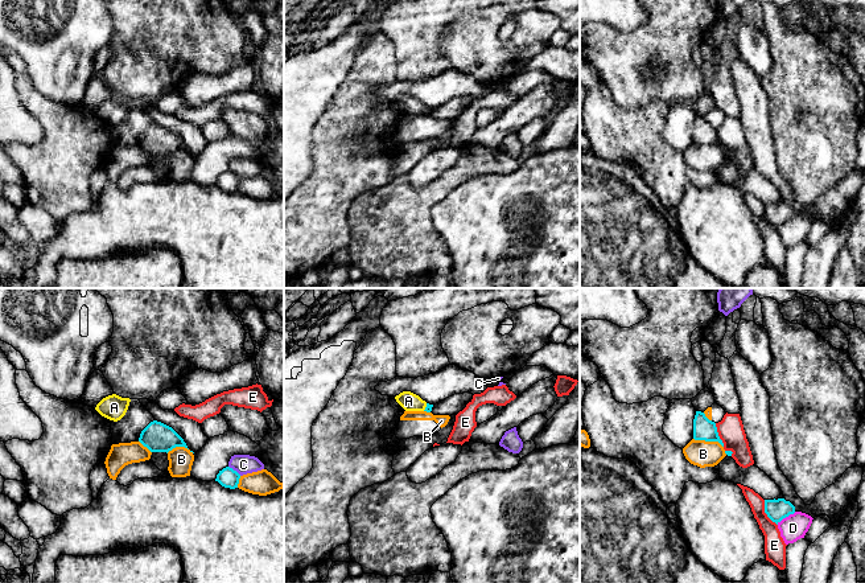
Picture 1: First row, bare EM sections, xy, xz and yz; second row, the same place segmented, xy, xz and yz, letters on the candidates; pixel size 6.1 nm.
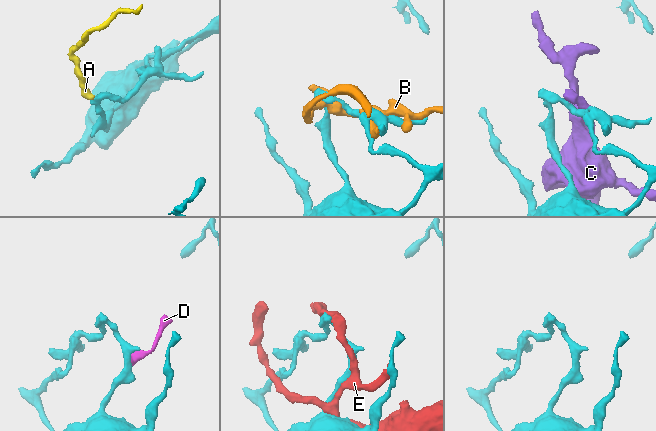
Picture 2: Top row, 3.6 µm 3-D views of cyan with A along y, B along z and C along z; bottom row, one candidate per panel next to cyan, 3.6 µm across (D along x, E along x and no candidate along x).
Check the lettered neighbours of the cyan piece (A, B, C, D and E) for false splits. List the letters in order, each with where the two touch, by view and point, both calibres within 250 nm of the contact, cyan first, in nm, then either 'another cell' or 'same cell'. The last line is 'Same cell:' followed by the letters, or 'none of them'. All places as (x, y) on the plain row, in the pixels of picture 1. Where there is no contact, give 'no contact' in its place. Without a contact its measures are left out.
A: xz (425, 111) | 50/110 nm | another cell
B: yz (708, 144) | 130/160 nm | another cell
C: xy (235, 175) | 120/120 nm | another cell
D: yz (786, 220) | 130/160 nm | another cell
E: yz (765, 216) | 130/130 nm | another cell
Same cell: none of them

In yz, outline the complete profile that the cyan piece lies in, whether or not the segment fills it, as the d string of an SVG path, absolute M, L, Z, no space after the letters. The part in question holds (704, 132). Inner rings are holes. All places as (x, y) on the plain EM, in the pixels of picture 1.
M696 115L693 123L693 143L705 145L718 145L724 151L724 147L718 140L716 127L709 124L701 115Z

